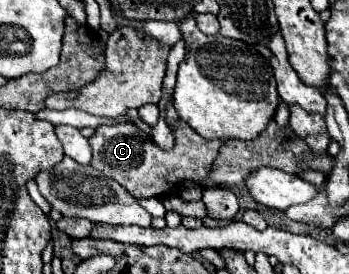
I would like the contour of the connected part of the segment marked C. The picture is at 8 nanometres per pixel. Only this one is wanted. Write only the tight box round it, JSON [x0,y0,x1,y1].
[89,119,223,199]

